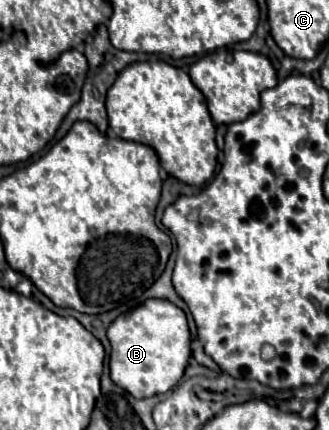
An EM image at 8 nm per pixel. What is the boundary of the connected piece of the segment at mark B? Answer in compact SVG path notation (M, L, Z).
M147 299L137 309L119 315L107 329L111 343L111 379L135 399L167 393L179 383L191 357L191 333L185 313L165 299Z

